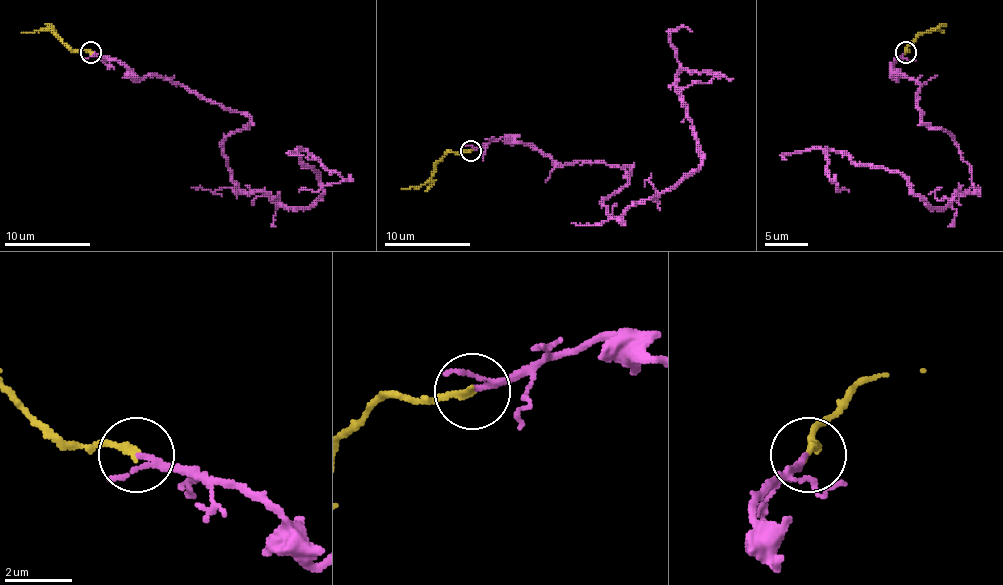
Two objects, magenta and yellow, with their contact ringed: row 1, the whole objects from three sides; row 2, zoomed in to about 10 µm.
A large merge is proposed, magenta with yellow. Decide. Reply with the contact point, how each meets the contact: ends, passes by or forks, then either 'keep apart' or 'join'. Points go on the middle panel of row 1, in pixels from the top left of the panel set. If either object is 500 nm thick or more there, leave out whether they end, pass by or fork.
place (471, 150); magenta passes by; yellow ends; join

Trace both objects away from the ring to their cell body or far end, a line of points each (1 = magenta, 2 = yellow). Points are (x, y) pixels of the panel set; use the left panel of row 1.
1: (90, 52), (250, 118), (224, 140), (239, 190), (308, 207), (323, 192), (297, 151), (342, 179), (299, 192)
2: (90, 52), (69, 47), (51, 30), (21, 32)

